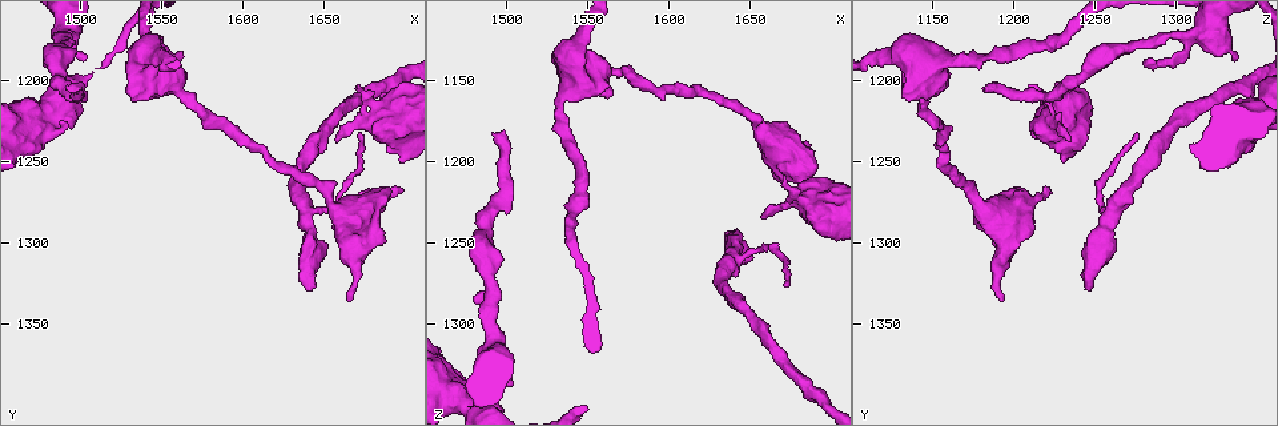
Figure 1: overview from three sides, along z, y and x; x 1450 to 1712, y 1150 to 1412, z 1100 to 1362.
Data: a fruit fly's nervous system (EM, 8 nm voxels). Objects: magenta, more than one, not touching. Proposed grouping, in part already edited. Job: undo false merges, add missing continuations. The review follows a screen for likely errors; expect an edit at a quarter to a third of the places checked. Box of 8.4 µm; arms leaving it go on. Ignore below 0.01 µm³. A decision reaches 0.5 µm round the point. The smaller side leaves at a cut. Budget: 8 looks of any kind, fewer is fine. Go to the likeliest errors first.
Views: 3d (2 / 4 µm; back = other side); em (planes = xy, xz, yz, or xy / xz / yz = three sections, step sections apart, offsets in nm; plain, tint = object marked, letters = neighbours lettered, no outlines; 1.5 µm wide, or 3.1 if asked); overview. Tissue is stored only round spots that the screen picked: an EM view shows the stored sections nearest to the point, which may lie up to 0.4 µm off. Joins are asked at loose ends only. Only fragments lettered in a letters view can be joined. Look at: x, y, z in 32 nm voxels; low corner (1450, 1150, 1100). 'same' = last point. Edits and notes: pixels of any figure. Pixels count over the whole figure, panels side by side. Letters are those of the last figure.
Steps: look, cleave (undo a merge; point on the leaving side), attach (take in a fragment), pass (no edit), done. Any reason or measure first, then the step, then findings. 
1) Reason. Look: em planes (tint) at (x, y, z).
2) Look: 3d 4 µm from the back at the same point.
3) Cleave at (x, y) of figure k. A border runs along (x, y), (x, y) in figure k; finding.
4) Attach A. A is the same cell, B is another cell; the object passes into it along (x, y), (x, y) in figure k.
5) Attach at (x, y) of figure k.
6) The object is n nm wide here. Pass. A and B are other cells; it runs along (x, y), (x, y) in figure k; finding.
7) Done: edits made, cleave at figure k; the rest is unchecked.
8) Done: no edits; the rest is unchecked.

Free end. Look: 3d 4 µm at (1638, 1328, 1248).

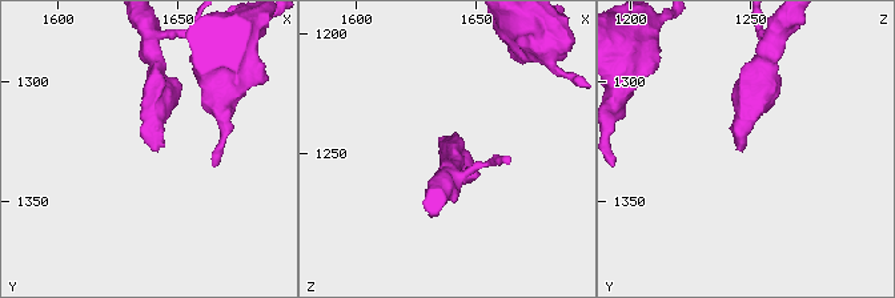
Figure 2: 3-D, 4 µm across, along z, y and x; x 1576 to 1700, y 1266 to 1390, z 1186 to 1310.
Shape alone is not enough. Look: em planes (tint) at (1639, 1329, 1246).

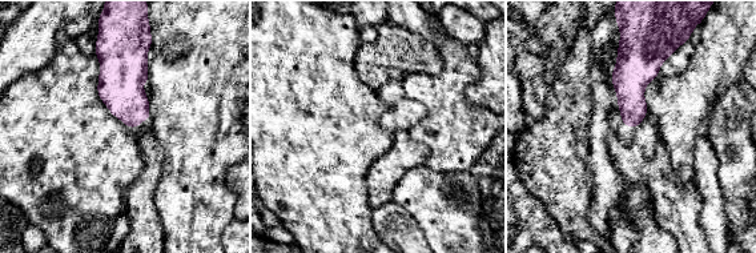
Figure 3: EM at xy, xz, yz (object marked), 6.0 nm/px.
What lies round it. Look: em planes (letters) at the same point.

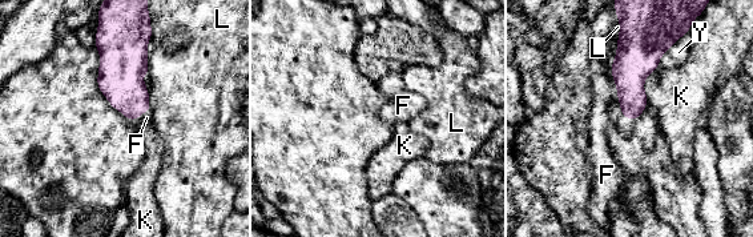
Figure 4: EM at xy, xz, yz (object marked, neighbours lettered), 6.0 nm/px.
The longest contact is with K, 240 nm. Attach F. F is the same cell, K, L and Y are other cells; the object passes into it along (639, 51), (615, 84), (604, 91) in figure 4; it goes on there.

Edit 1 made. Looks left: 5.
See it whole again. Look: overview.

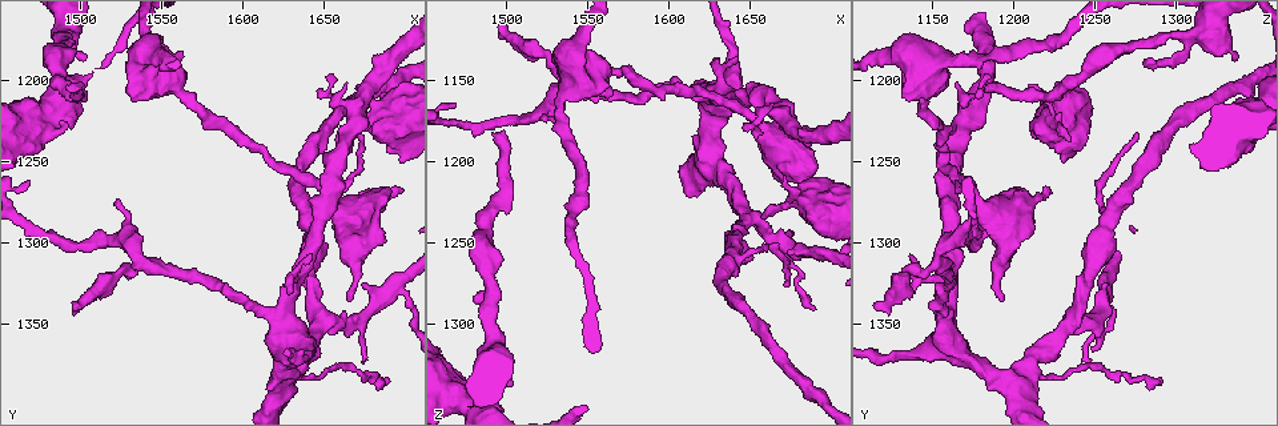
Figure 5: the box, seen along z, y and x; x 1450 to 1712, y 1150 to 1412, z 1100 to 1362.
An open end. Look: em 3.1 µm planes (letters) at (1658, 1236, 1232).

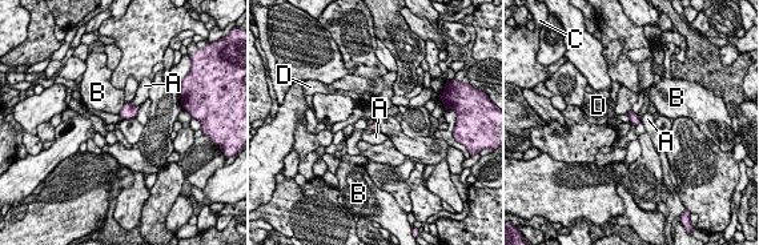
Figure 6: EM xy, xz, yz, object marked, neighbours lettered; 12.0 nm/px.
Pass. A, B, C and D are other cells; a border runs along (125, 103), (117, 113) in figure 6; no lettered fragment goes on from it.

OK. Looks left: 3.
Stops while still wide. Look: em planes (letters) at (1502, 1186, 1334).

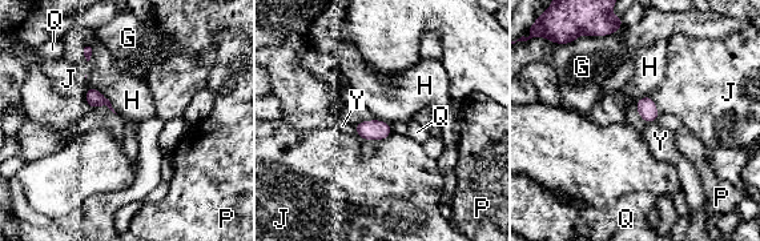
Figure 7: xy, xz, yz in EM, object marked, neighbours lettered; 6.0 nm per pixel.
Pass. G, H, J, P, Q and Y are other cells; a border runs along (89, 84), (109, 101), (117, 113) in figure 7; none of them fits.

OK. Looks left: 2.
Done: edits made, attach at figure 4; the rest is unchecked.

